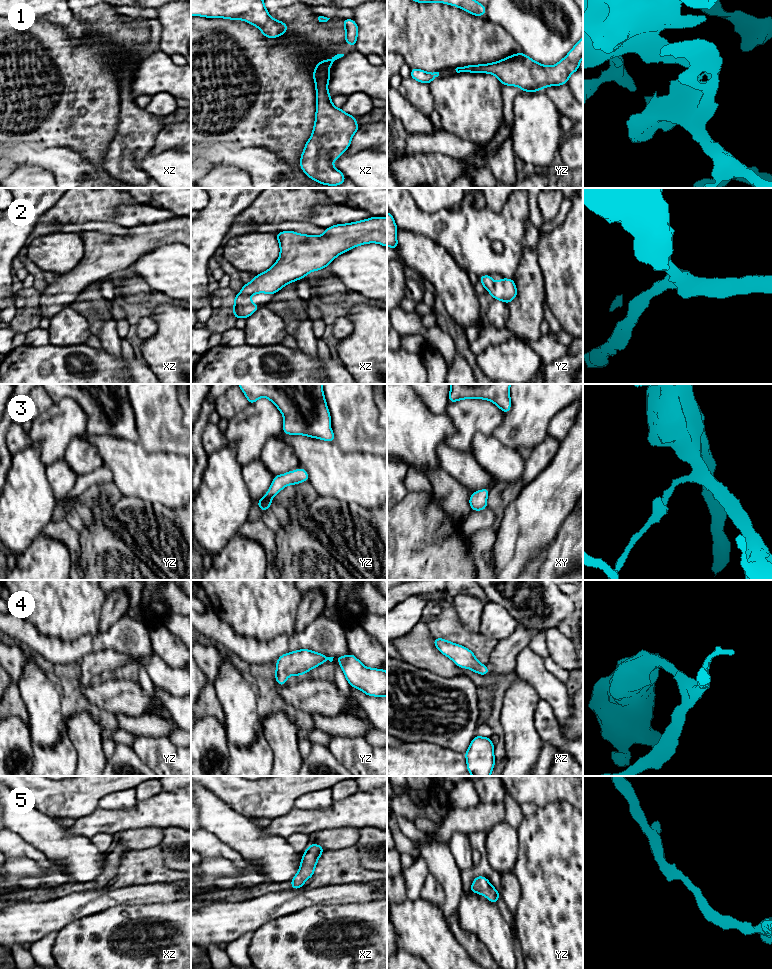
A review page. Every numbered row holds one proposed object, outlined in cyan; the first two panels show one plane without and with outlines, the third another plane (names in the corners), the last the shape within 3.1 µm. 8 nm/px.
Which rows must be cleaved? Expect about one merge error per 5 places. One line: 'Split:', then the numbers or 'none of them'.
Split: none of them

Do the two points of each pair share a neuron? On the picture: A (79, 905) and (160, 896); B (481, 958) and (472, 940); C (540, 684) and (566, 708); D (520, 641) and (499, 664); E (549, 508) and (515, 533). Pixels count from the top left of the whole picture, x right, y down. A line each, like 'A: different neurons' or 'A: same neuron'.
A: same neuron
B: same neuron
C: same neuron
D: same neuron
E: same neuron

